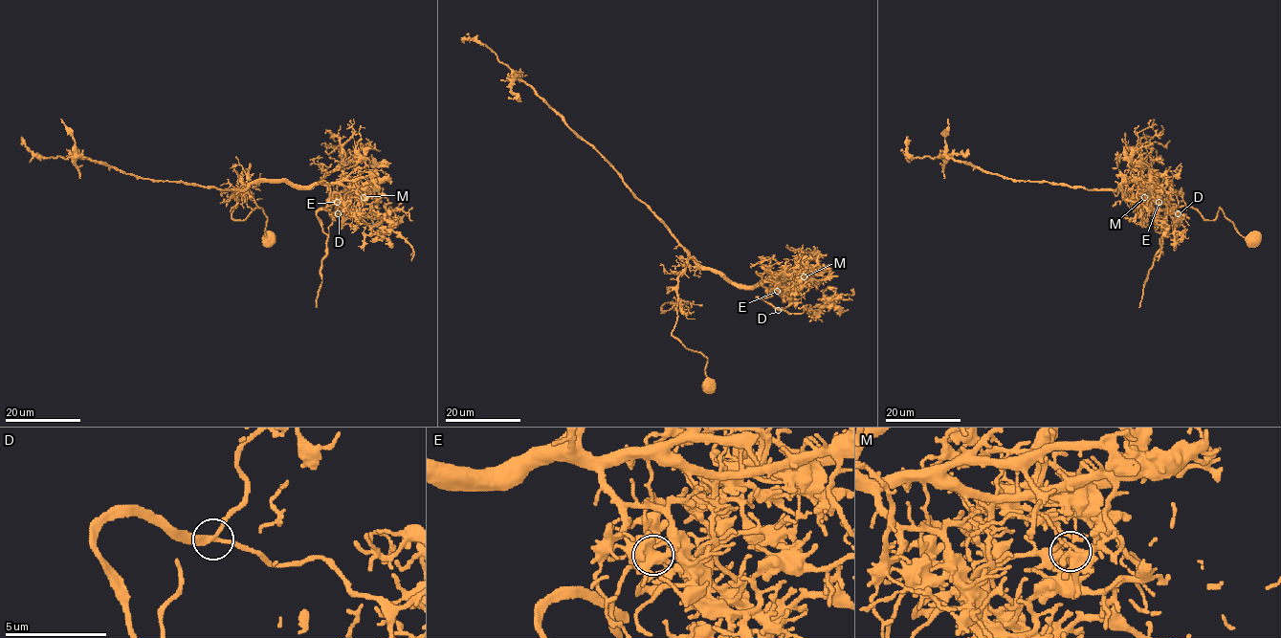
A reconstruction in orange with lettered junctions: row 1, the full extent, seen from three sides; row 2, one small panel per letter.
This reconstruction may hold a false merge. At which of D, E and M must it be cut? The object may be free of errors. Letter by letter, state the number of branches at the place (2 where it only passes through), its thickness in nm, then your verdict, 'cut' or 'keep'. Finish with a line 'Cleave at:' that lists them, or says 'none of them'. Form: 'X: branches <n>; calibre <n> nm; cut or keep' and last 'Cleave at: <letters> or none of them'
D: branches 3; calibre 200 nm; keep
E: branches 3; calibre 240 nm; keep
M: branches 3; calibre 180 nm; cut
Cleave at: M

